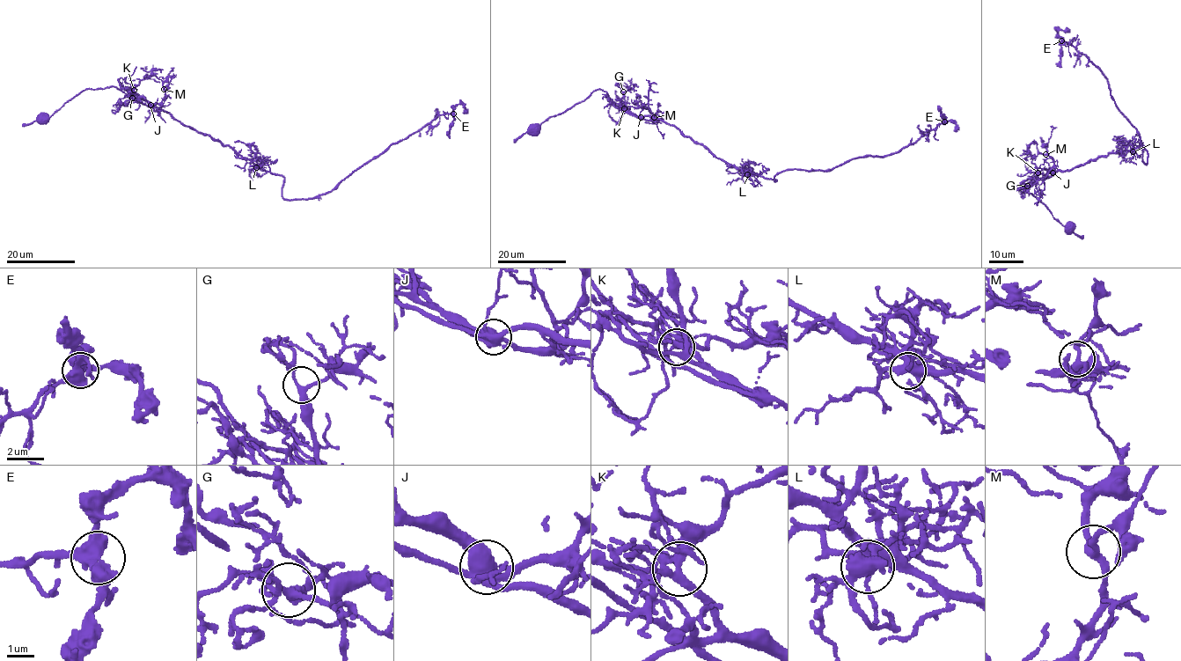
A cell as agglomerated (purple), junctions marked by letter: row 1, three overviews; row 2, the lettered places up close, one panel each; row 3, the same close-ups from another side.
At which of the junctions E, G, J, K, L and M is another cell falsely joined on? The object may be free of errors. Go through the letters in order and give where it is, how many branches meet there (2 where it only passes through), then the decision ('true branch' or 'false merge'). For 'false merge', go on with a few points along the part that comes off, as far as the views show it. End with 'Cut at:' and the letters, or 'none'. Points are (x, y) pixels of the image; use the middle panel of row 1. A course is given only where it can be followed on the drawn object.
E: at (944, 121); 4 branches meet; true branch
G: at (623, 91); 3 branches meet; true branch
J: at (641, 117); 5 branches meet; true branch
K: at (624, 108); 6 branches meet; true branch
L: at (747, 174); 5 branches meet; true branch
M: at (654, 117); 3 branches meet; true branch
Cut at: none

